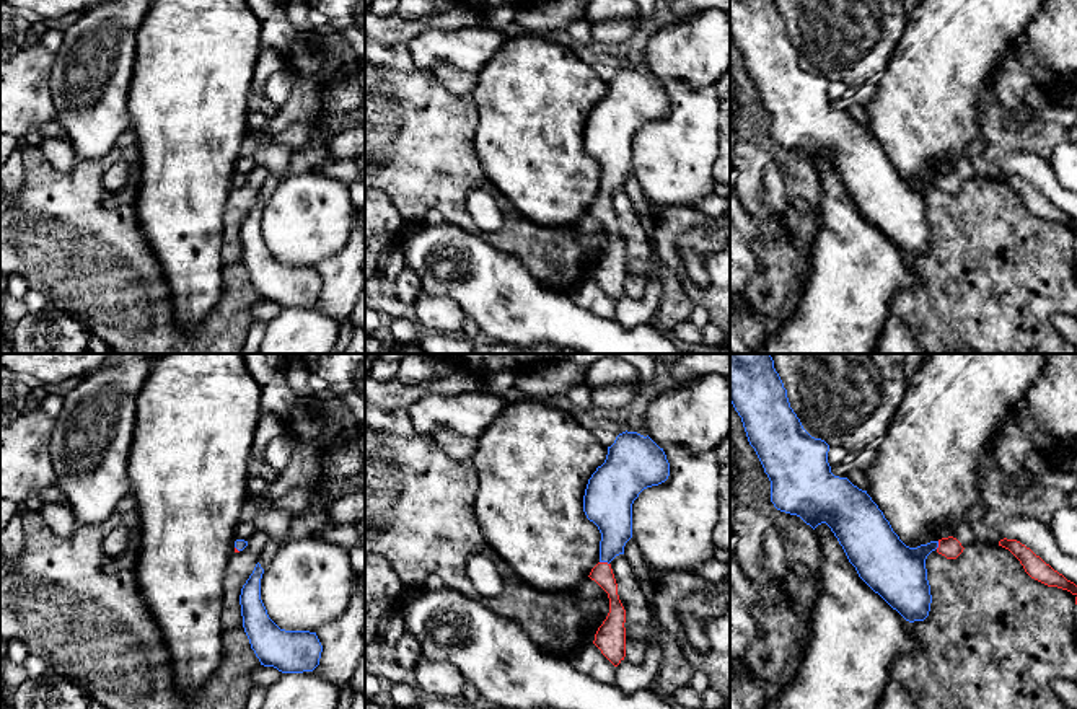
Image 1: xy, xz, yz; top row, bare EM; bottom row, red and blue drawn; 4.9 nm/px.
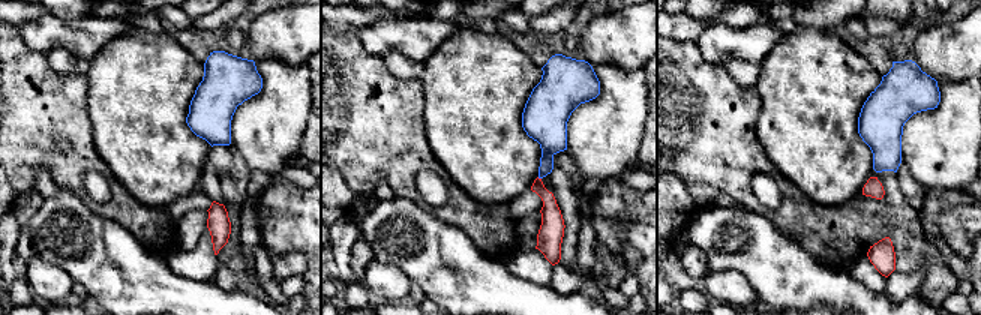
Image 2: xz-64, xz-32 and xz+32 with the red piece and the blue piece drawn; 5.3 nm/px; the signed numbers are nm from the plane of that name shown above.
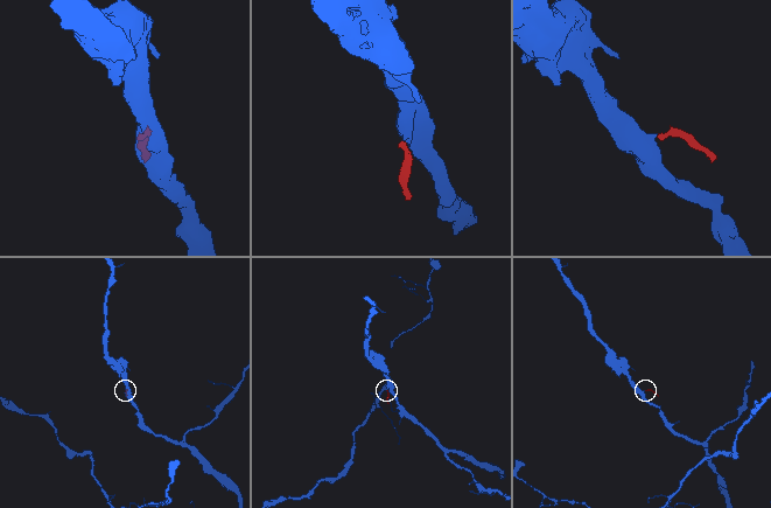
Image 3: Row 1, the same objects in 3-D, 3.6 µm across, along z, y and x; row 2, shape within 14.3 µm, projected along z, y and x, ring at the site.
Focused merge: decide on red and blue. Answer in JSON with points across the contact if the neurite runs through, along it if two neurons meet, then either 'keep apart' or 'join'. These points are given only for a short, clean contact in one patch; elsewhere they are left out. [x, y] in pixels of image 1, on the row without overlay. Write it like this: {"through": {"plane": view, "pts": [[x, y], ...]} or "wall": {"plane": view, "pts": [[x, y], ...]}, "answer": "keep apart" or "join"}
{"through": {"plane": "xz", "pts": [[602, 207], [605, 198], [610, 183], [610, 147]]}, "answer": "join"}

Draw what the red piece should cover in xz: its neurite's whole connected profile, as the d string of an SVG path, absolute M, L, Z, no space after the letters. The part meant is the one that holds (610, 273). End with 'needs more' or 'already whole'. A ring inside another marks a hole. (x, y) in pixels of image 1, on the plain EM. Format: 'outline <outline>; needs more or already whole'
outline M622 67L608 81L606 95L588 114L583 147L600 168L600 197L591 204L595 215L609 233L609 248L595 269L593 279L618 302L626 292L626 244L618 230L611 196L624 189L632 173L632 139L639 129L665 117L670 98L663 83L648 70Z; needs more

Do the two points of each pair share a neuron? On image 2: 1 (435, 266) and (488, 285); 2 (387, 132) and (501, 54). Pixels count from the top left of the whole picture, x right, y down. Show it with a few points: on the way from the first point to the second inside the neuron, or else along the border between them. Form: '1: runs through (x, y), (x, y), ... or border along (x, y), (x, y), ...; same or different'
1: runs through (449, 270), (465, 284), (474, 285); same
2: border along (419, 78), (423, 87), (423, 126), (428, 141); different

